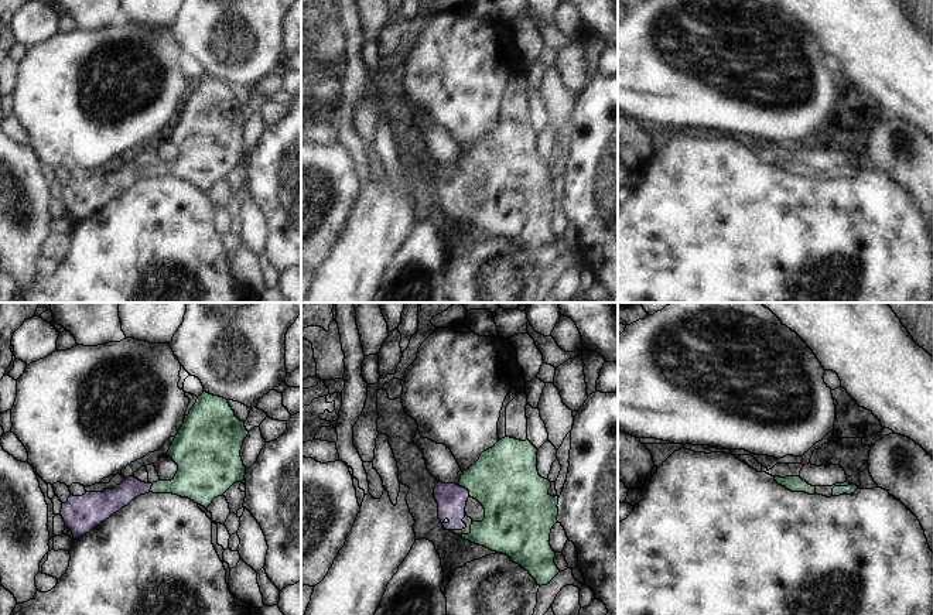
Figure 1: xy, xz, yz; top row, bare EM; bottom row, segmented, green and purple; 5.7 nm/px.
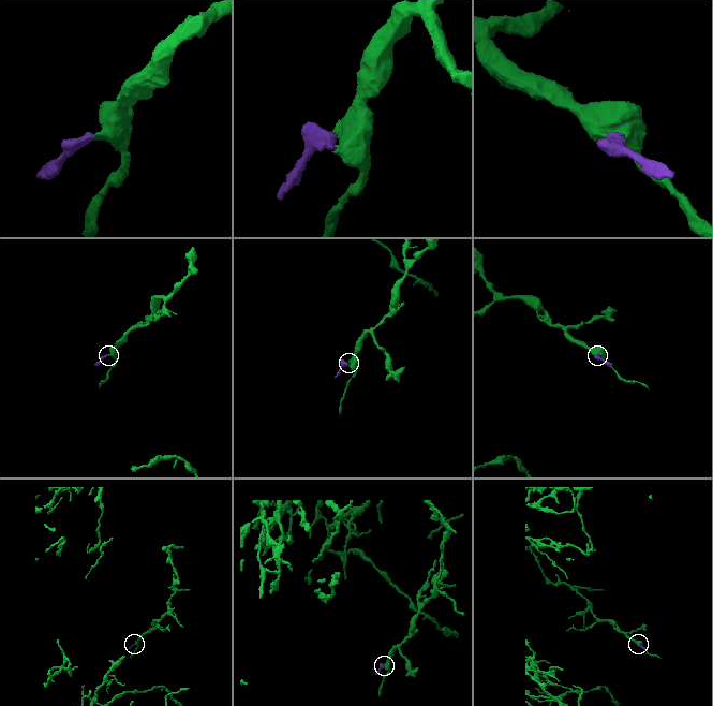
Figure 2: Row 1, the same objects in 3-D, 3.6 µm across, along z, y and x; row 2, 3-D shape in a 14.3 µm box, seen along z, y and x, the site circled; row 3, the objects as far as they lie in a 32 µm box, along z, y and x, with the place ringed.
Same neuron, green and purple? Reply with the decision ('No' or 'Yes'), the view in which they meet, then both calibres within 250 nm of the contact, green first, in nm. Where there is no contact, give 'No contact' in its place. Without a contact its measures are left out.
Yes. Touches green in xz. Thickness 380 nm (green) against 170 nm.

